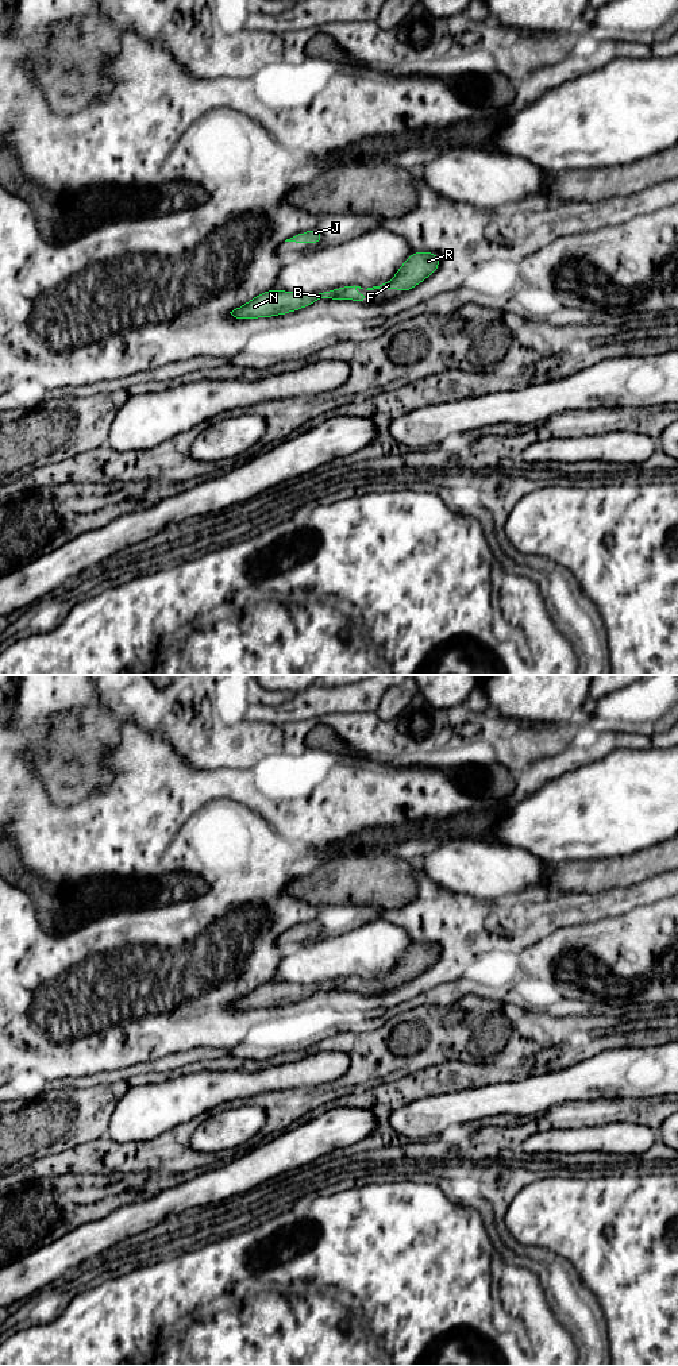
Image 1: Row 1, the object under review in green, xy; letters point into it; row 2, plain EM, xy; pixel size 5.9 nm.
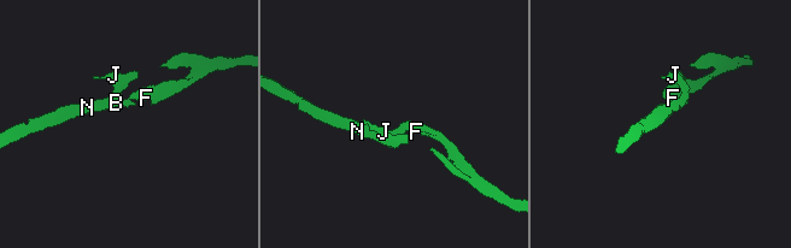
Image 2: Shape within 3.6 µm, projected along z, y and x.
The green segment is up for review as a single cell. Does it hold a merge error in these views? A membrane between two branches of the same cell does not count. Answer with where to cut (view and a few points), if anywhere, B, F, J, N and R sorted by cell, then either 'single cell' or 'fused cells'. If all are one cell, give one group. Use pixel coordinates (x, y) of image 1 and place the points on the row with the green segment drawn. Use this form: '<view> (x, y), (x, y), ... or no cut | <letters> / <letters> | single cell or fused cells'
no cut | B F J N R | single cell

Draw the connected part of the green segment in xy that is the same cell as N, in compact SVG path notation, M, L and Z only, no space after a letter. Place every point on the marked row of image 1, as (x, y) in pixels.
M344 286L319 293L294 293L284 292L277 288L263 292L246 302L244 305L230 312L236 319L258 319L286 315L315 304L317 300L353 300L363 301L365 296L355 289L361 286Z

